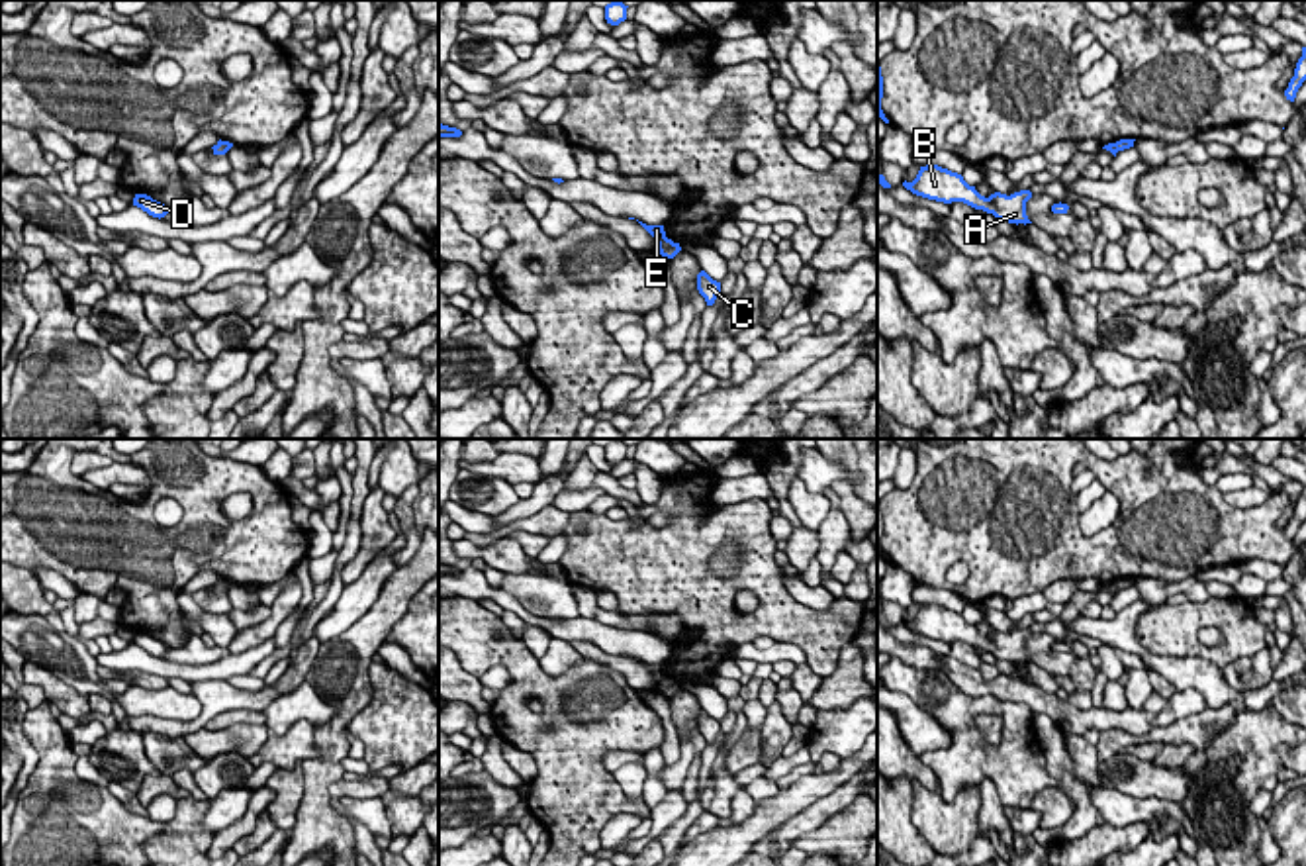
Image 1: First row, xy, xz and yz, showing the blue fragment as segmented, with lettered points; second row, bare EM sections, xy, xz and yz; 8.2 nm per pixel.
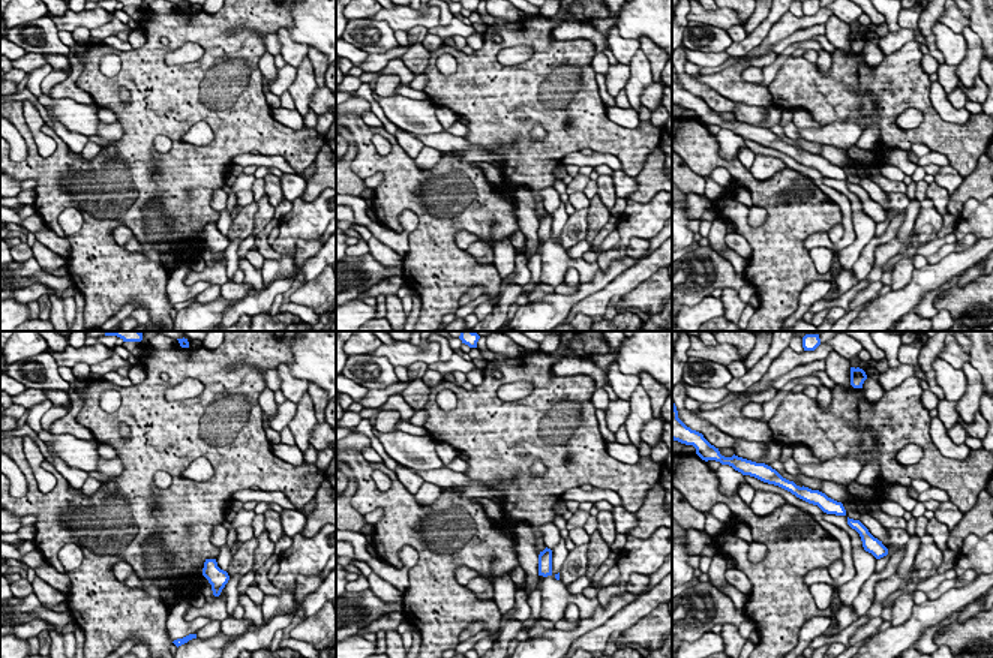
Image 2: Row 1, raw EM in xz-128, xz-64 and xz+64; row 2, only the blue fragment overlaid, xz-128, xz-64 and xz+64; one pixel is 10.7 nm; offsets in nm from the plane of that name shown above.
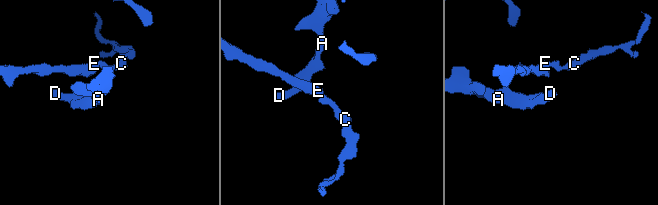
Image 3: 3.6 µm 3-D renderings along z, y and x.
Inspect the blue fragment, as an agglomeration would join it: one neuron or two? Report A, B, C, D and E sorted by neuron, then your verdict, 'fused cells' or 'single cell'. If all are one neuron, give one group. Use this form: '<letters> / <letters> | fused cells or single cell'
A B D E / C | fused cells

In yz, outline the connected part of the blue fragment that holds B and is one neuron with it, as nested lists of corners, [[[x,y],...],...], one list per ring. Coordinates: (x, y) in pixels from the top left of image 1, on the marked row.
[[[938,165],[920,167],[916,178],[912,182],[905,180],[903,186],[928,200],[944,204],[963,202],[1008,223],[1032,223],[1026,216],[1026,202],[1032,198],[1030,190],[1020,190],[1010,196],[995,192],[985,198],[975,186],[969,186],[961,174]]]

